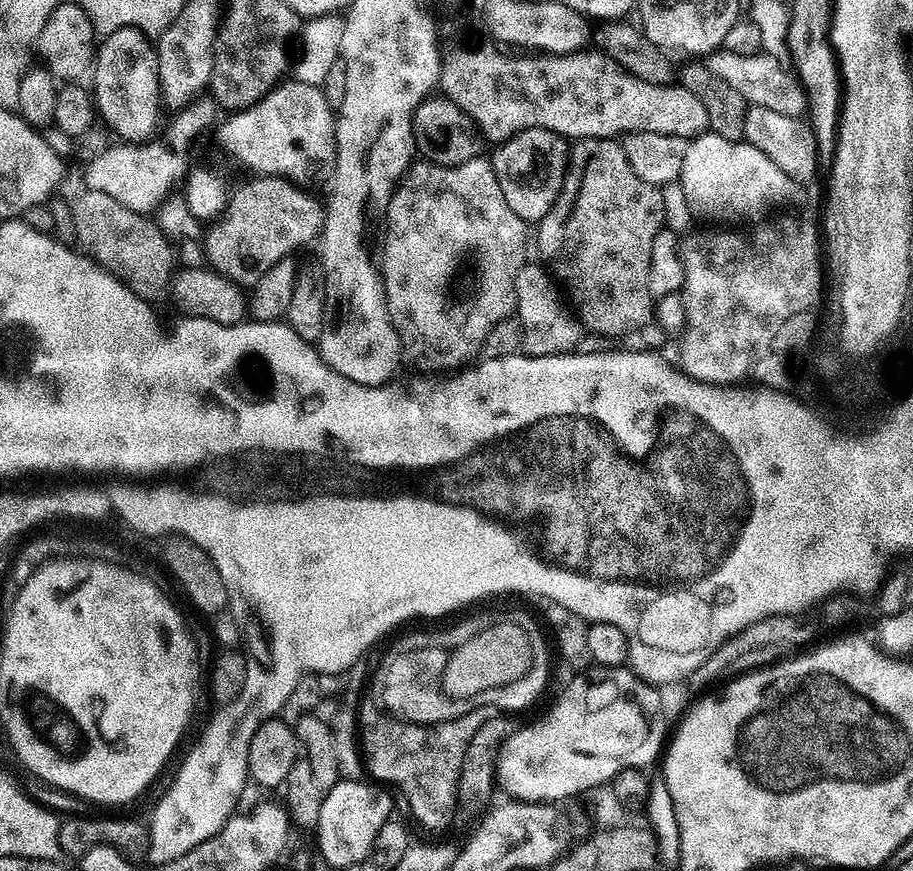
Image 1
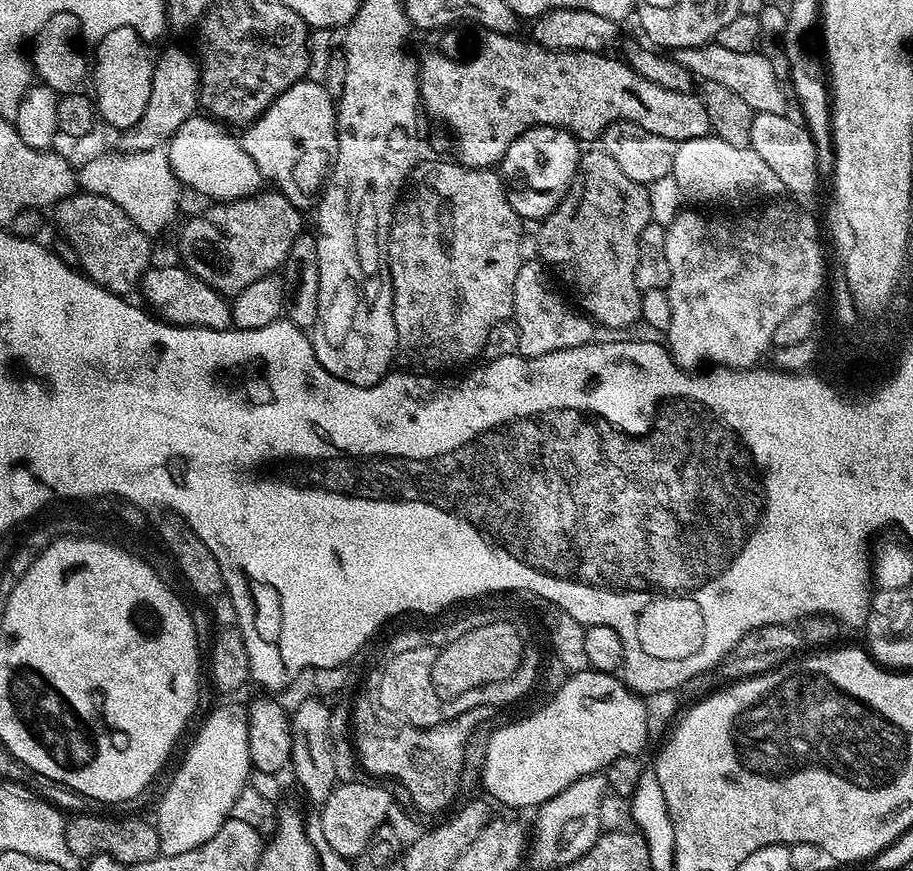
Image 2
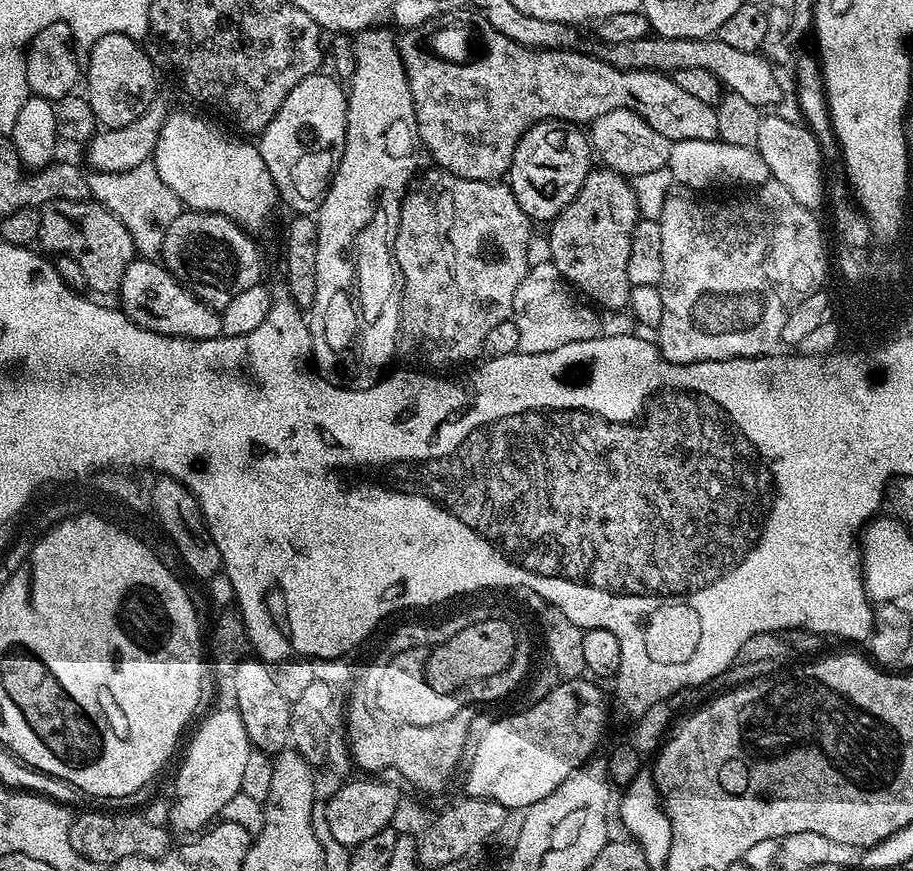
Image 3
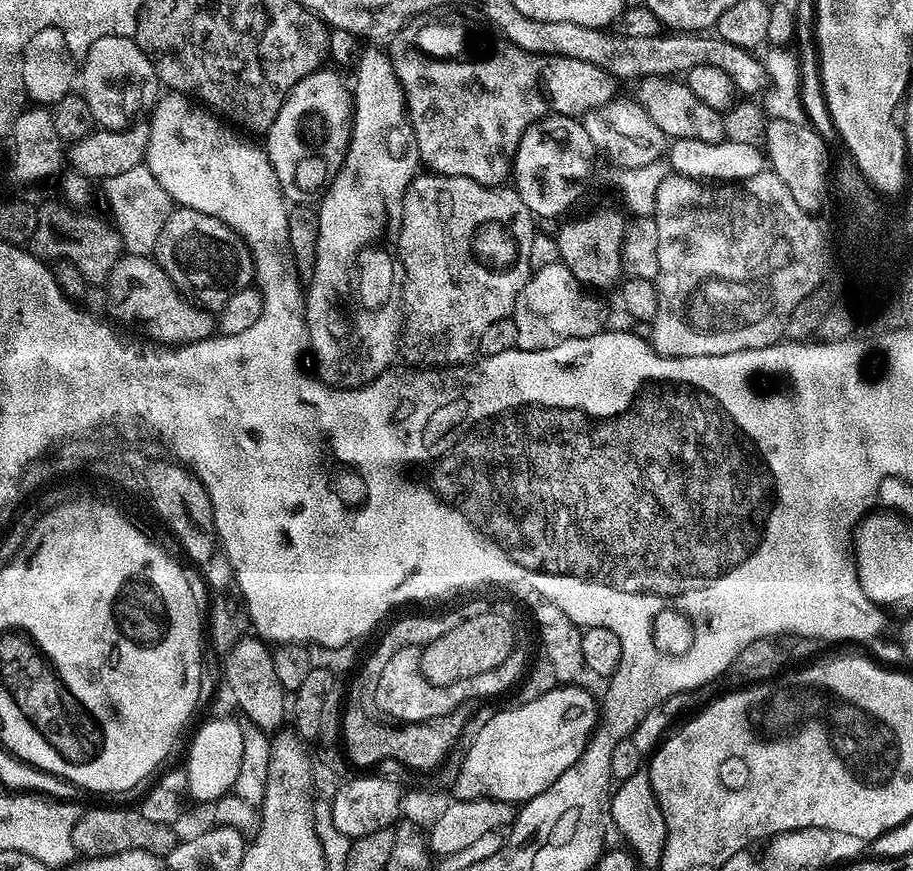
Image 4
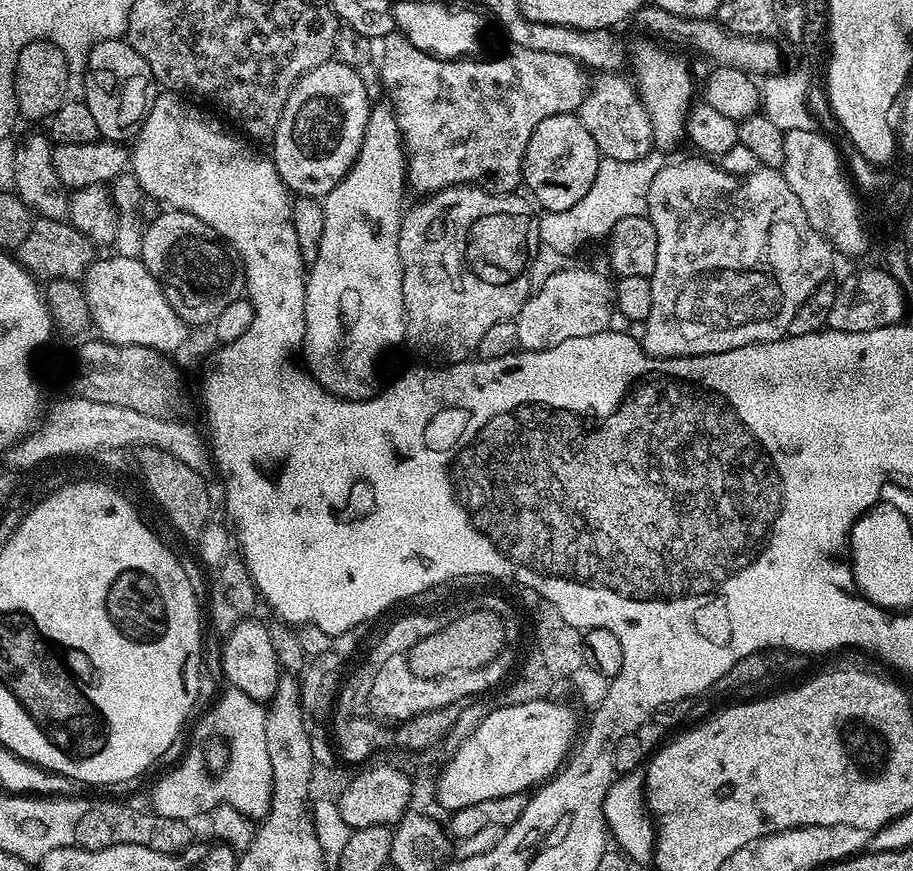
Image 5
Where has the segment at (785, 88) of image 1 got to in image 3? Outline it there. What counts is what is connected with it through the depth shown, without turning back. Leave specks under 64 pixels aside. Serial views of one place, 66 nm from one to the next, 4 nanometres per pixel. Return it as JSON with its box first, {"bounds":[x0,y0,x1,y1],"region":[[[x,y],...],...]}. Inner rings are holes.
{"bounds":[594,34,783,108],"region":[[[649,34],[638,42],[614,42],[595,45],[594,55],[623,72],[662,72],[671,74],[678,70],[710,70],[727,91],[746,98],[759,108],[777,105],[783,92],[777,84],[775,67],[760,52],[737,50],[718,38],[666,38]]]}

